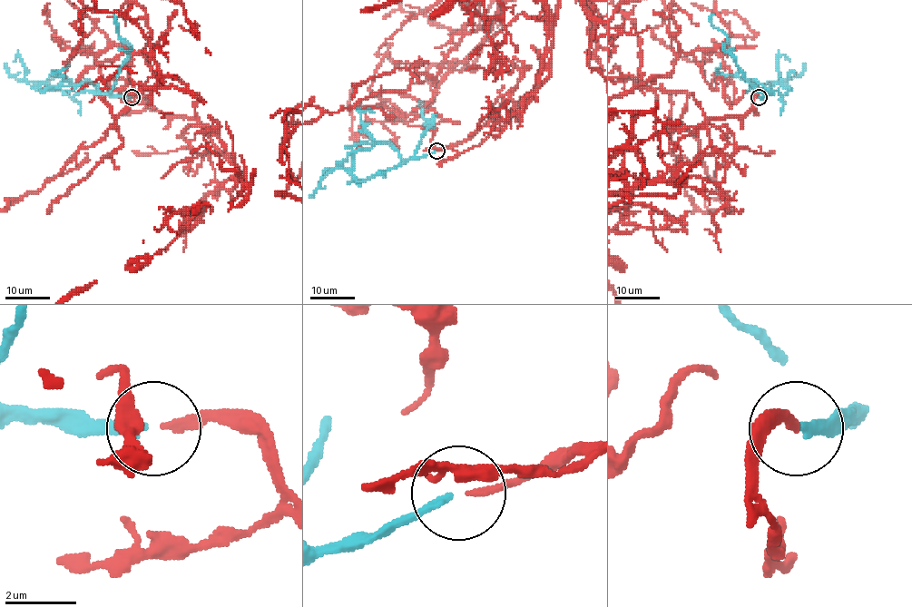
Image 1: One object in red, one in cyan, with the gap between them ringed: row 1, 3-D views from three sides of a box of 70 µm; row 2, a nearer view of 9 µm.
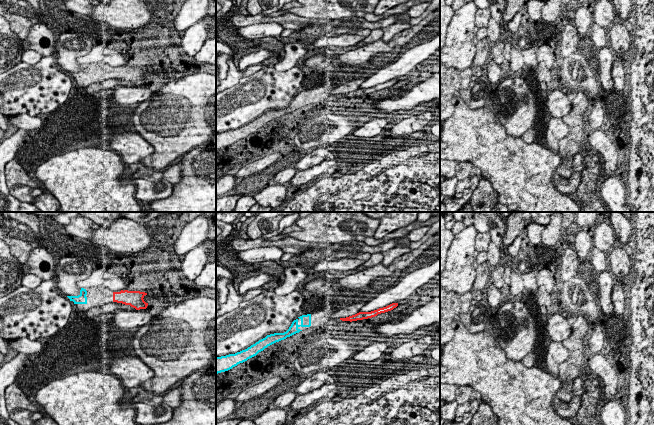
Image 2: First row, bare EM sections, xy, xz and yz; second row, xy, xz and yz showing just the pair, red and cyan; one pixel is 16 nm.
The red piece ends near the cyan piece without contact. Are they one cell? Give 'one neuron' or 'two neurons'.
one neuron

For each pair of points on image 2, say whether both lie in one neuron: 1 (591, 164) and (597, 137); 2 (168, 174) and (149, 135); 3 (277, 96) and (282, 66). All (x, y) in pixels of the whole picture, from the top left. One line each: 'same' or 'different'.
1: different
2: different
3: different

